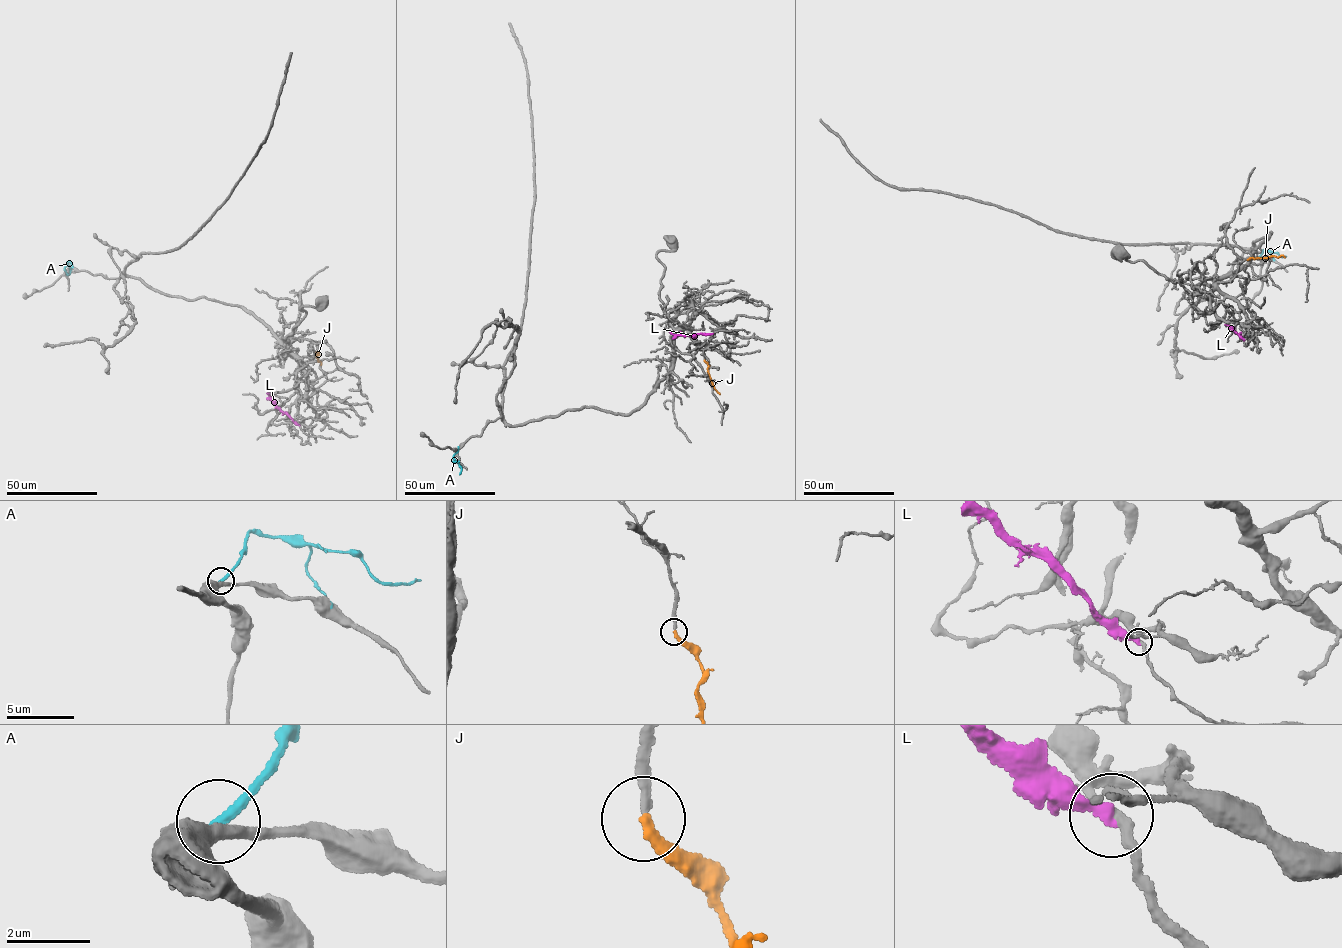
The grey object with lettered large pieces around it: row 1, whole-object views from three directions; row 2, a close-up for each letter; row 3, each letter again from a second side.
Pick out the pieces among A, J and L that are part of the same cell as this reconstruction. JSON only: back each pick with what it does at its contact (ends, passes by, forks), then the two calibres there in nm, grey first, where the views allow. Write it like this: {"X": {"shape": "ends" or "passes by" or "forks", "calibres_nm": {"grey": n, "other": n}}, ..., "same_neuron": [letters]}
{"J": {"shape": "ends", "calibres_nm": {"grey": 200, "other": 280}}, "same_neuron": ["J"]}

